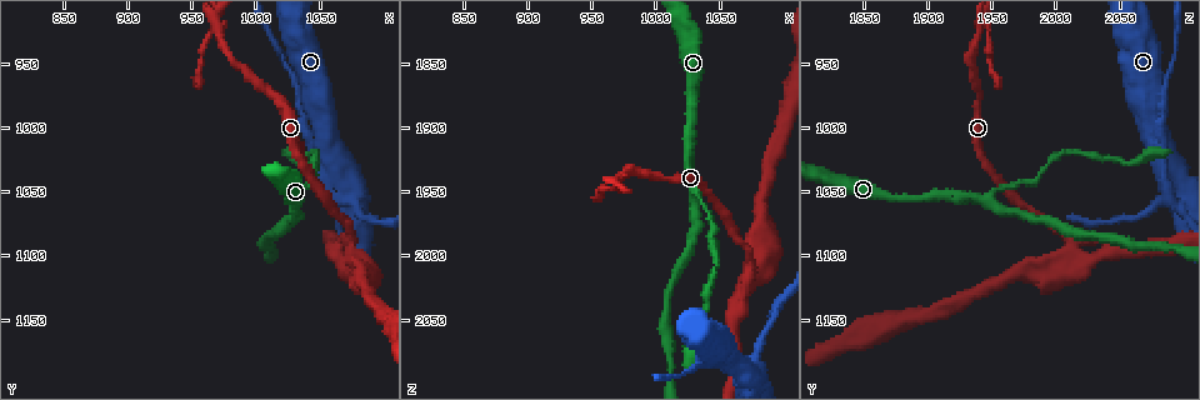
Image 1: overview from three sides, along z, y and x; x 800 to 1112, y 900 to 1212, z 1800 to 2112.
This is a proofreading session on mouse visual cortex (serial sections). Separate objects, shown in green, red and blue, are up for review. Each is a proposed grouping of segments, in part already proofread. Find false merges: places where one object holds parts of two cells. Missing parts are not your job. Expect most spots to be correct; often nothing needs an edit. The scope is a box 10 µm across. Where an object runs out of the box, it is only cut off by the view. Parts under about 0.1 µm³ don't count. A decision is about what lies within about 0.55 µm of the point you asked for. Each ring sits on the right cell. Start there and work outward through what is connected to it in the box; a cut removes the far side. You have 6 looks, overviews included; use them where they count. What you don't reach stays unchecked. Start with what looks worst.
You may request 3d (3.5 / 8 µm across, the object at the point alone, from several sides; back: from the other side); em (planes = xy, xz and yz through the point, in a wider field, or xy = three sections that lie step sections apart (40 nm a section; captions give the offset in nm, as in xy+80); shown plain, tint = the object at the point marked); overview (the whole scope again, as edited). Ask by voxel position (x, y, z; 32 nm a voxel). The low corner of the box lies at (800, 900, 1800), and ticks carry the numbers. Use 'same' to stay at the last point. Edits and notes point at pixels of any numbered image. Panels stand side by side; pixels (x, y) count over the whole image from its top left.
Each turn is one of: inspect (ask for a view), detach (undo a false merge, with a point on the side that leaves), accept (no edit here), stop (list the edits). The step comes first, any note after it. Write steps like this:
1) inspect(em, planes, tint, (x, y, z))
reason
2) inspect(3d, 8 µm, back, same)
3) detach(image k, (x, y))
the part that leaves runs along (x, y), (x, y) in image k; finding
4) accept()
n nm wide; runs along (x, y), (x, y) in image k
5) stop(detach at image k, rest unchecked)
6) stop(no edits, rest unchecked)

inspect(3d, 8 µm, (1076, 1088, 2010))
looks like a crossing

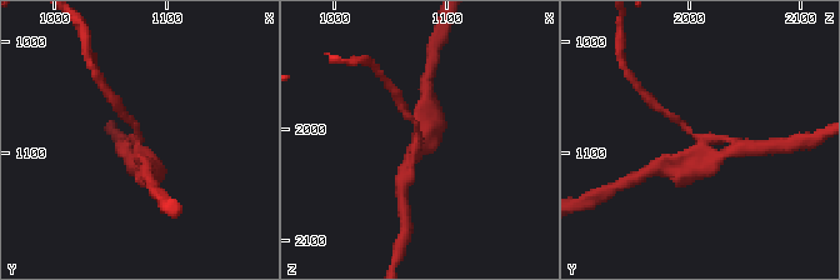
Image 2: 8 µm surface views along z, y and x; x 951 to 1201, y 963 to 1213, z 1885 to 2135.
inspect(3d, 3.5 µm, same)

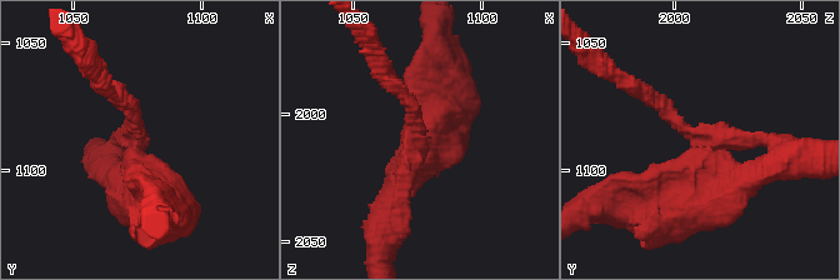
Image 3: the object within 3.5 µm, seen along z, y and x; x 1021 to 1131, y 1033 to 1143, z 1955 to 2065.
inspect(em, xy, step 5, tint, (1076, 1090, 2012))
4 arms; arms of 200, 200, 400, 600 nm; shape alone is not enough

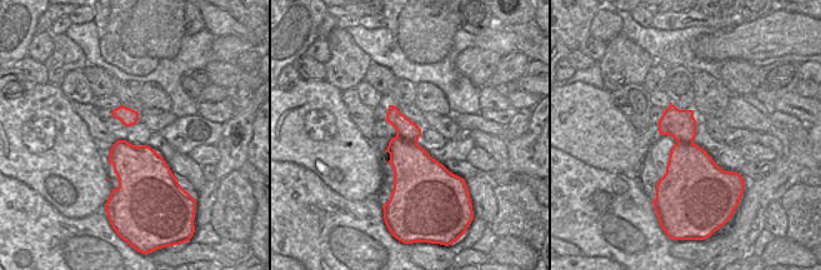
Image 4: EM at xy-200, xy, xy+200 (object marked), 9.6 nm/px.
accept()
runs along (115, 94), (160, 205) in image 3; one cell here

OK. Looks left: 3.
inspect(3d, 3.5 µm, (1048, 1012, 2080))
side arm on a straight run

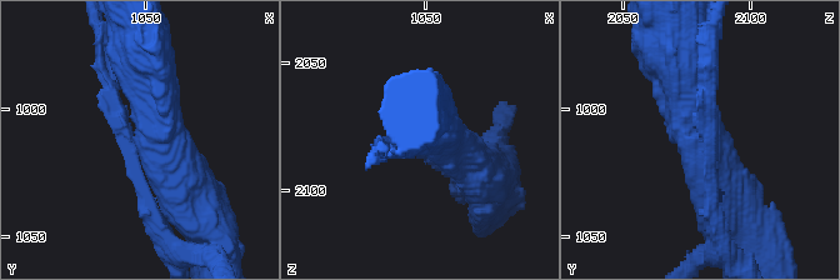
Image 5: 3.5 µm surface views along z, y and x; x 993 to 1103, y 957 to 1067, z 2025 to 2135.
inspect(em, xy, step 3, tint, (1048, 1012, 2082))
now the EM

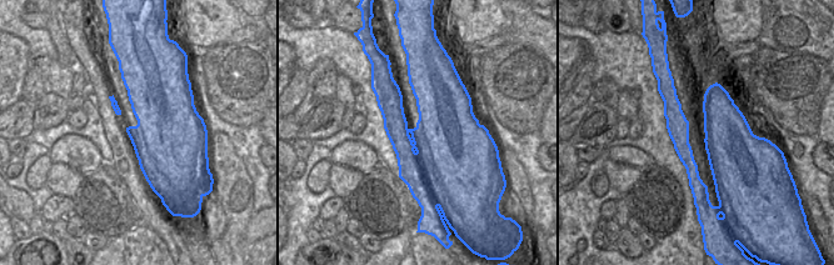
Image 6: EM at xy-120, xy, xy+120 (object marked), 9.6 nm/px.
inspect(em, xy, step 1, tint, same)
cut it another way

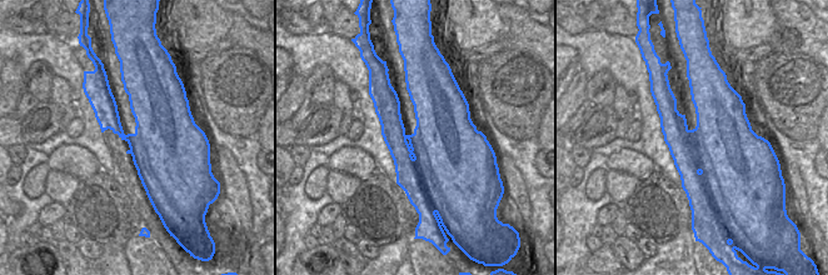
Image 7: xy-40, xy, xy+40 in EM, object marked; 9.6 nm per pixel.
accept()
runs along (136, 63), (163, 150), (198, 204) in image 5; all the same cell

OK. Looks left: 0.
stop(no edits, rest unchecked)

